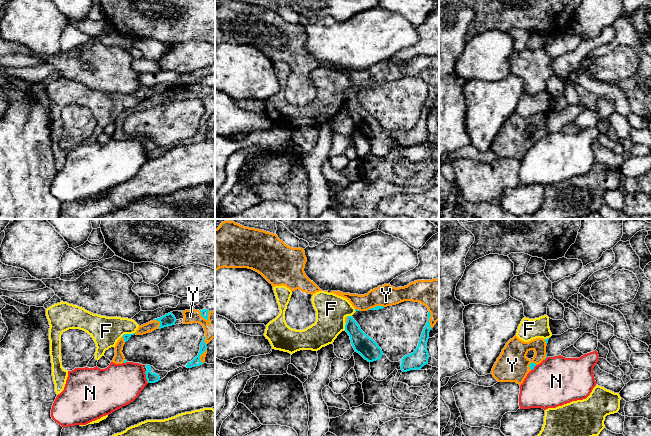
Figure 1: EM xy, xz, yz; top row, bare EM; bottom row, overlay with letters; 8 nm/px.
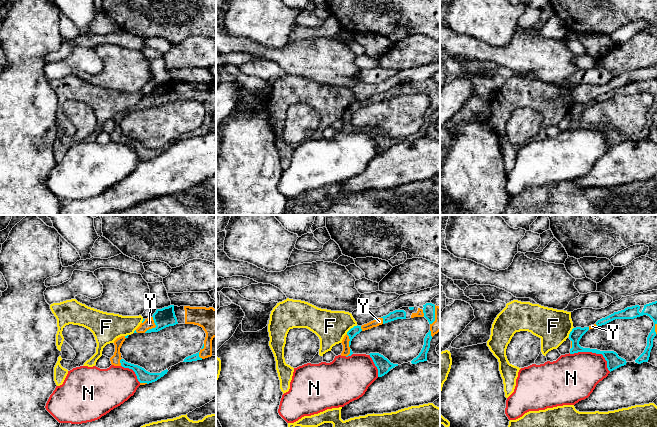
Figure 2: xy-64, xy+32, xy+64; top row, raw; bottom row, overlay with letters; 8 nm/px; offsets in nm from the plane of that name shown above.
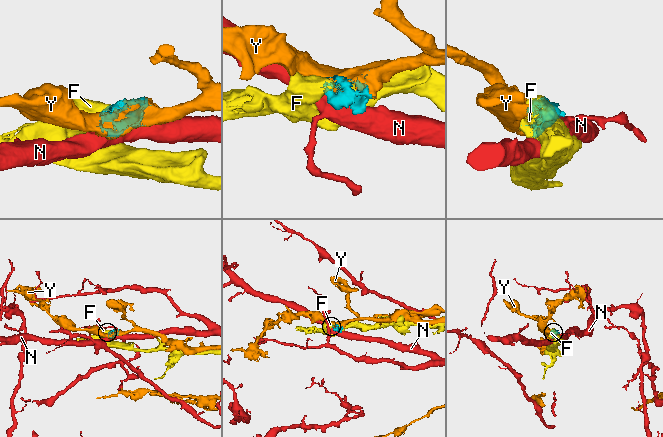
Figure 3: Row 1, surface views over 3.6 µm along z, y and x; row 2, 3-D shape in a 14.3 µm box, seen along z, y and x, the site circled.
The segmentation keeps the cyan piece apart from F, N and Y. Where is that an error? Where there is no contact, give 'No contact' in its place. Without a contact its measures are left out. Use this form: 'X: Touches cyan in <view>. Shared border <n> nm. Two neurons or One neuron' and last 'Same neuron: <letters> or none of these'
F: Touches cyan in xz. Shared border 60 nm. Two neurons
N: Touches cyan in xy. Shared border 90 nm. Two neurons
Y: Touches cyan in xy. Shared border 90 nm. One neuron
Same neuron: Y

